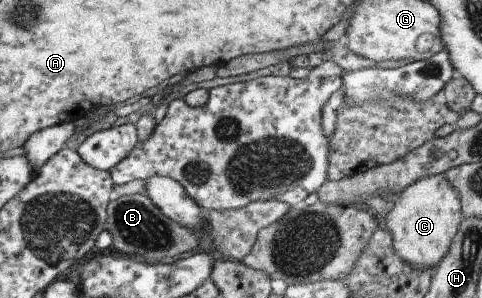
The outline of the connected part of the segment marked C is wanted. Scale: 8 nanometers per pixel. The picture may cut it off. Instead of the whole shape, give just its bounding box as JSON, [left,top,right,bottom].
[385,175,462,272]

